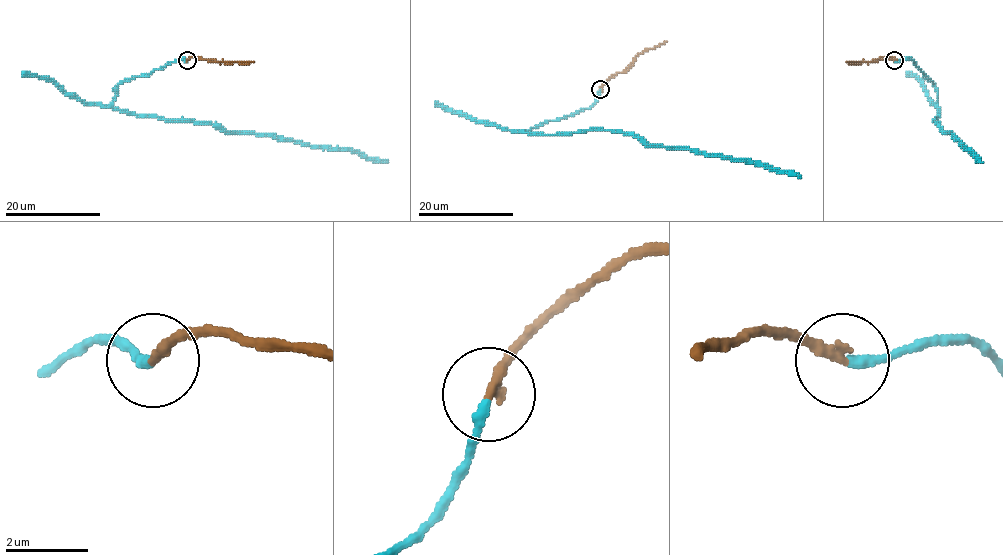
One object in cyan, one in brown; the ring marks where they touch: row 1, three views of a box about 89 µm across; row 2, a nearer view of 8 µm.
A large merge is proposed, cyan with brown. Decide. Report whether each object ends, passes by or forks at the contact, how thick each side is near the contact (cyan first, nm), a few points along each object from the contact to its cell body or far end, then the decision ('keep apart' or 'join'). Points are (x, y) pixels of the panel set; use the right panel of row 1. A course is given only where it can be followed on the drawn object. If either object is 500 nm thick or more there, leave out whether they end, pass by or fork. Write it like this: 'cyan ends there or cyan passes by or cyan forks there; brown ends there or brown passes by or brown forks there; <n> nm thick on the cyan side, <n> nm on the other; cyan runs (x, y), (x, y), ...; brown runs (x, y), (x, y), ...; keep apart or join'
cyan ends there; brown ends there; 240 nm thick on the cyan side, 280 nm on the other; cyan runs (895, 60), (913, 61), (921, 69), (935, 87), (938, 126), (982, 163); brown runs (895, 60), (880, 58), (847, 62); join

